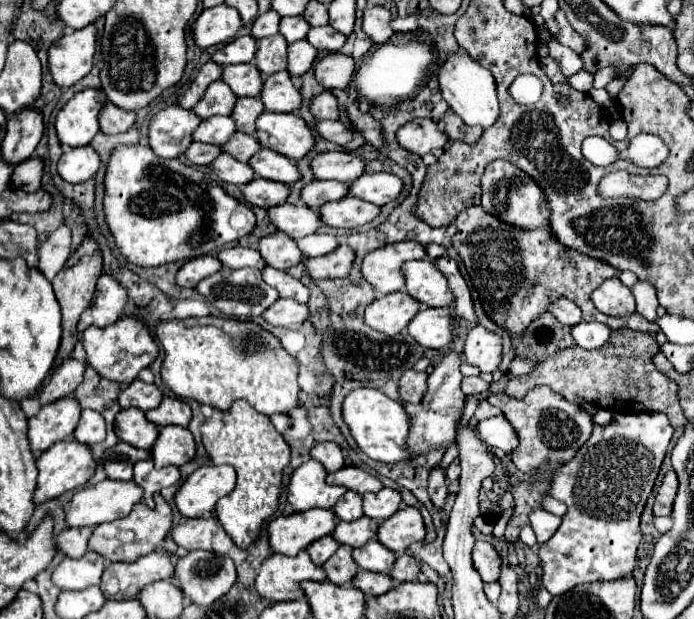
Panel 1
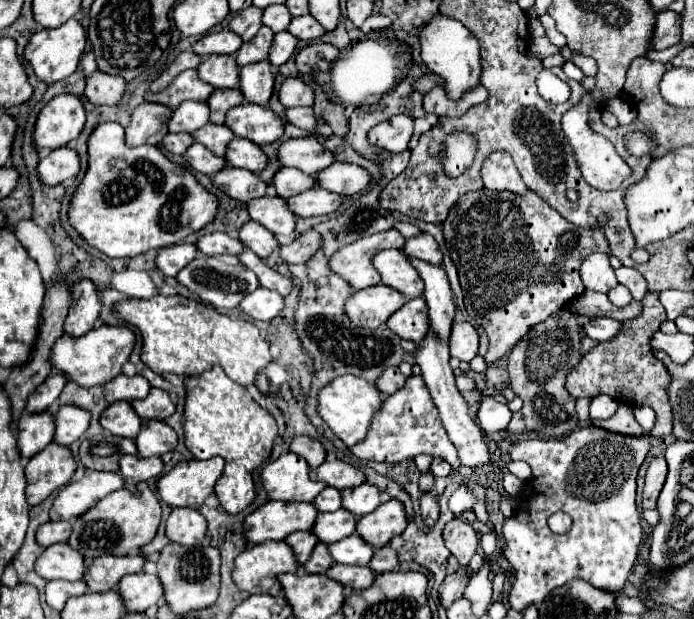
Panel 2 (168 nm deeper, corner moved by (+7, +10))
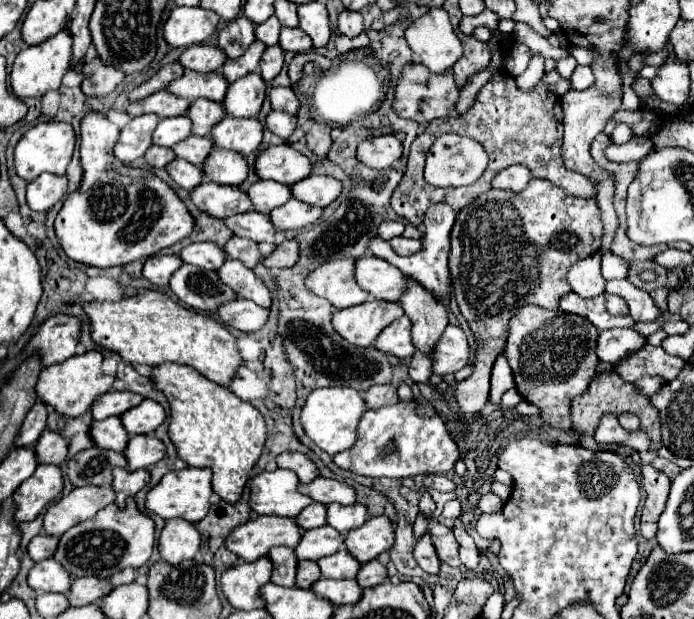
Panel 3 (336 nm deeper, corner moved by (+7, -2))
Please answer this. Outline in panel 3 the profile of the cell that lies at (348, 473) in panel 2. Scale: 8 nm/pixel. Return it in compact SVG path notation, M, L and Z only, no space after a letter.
M314 478L312 482L308 484L300 484L298 490L306 496L310 496L314 502L320 502L320 504L332 504L332 502L338 502L342 506L348 506L352 502L356 502L356 490L344 482L338 482L338 480L330 480L330 478Z

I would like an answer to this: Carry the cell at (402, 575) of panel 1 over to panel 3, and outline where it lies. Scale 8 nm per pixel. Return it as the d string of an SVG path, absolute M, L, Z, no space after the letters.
M378 560L366 562L360 568L360 572L356 574L356 582L360 584L360 588L372 588L372 586L378 586L378 584L382 584L386 580L388 580L386 566L382 566Z

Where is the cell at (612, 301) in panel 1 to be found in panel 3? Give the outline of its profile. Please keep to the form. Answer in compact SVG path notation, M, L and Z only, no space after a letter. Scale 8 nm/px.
M596 252L592 256L572 264L566 278L568 278L572 292L576 292L582 298L592 298L592 296L598 296L600 292L604 292L606 280L600 274L600 254Z

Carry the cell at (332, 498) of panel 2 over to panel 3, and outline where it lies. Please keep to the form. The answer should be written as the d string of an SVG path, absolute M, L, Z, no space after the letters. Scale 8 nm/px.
M314 502L308 508L304 508L304 512L300 512L300 516L296 516L294 520L302 530L324 526L326 524L326 506Z

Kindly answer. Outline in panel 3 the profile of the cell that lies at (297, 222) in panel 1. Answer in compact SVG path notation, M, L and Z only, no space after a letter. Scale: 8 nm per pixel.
M248 210L244 214L236 214L224 220L224 224L242 238L254 240L254 242L272 242L274 240L274 226L266 214Z

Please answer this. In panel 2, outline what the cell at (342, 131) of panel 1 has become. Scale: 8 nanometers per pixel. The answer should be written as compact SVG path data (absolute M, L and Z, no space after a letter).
M288 108L286 110L286 120L296 124L302 130L308 130L310 134L314 134L316 126L318 126L312 108Z

